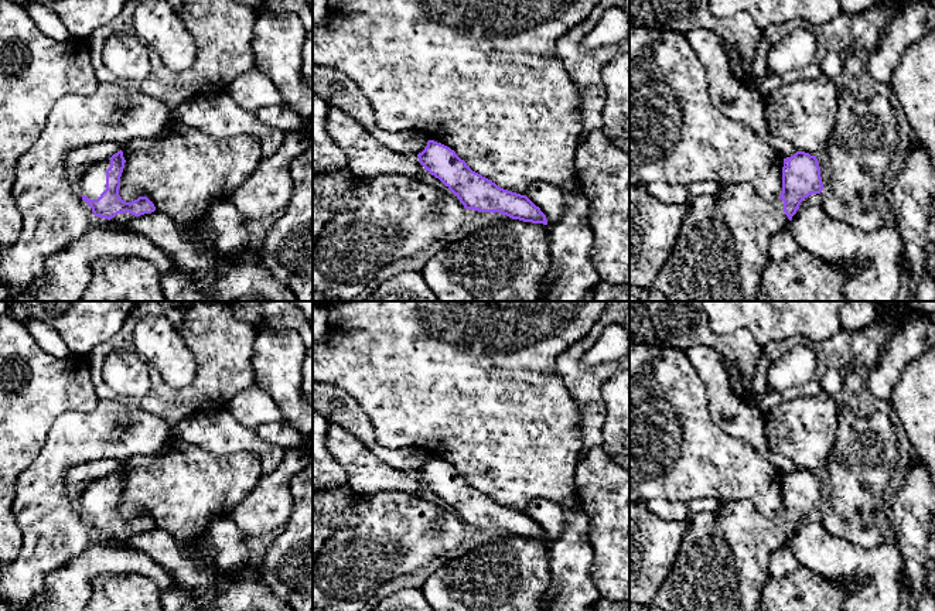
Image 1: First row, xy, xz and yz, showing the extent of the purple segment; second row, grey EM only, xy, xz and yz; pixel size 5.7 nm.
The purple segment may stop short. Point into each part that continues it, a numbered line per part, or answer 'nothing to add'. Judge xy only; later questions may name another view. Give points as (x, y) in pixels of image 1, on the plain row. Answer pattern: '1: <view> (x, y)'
1: xy (92, 499)

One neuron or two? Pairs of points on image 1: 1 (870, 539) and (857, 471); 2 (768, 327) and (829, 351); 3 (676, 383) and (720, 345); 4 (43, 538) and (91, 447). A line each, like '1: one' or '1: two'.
1: one
2: two
3: two
4: one

